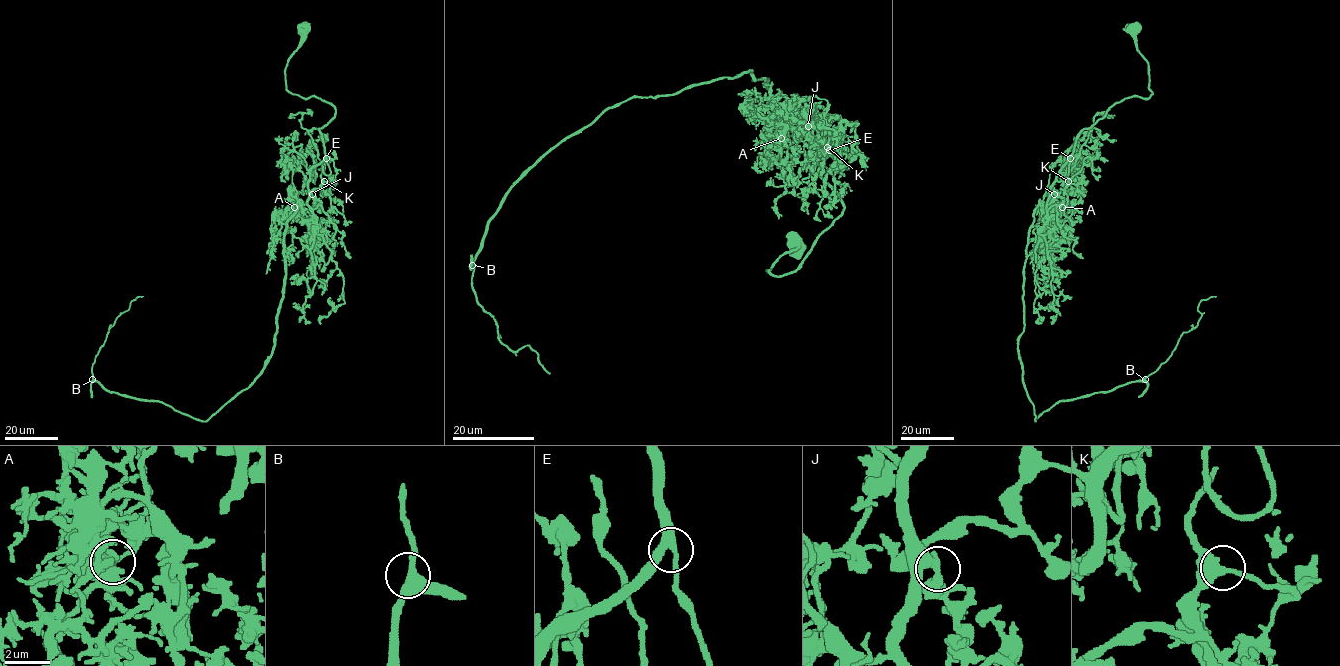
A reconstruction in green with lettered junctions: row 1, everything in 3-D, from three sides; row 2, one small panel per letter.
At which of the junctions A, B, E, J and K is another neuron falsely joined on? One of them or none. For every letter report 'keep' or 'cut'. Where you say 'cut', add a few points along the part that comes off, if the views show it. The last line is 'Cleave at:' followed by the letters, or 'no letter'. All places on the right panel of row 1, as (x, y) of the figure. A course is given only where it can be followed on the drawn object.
A: cut | (1062, 206), (1032, 227), (1026, 249), (1018, 352), (1035, 421), (1059, 401), (1153, 373), (1216, 296)
B: keep
E: keep
J: keep
K: keep
Cleave at: A

